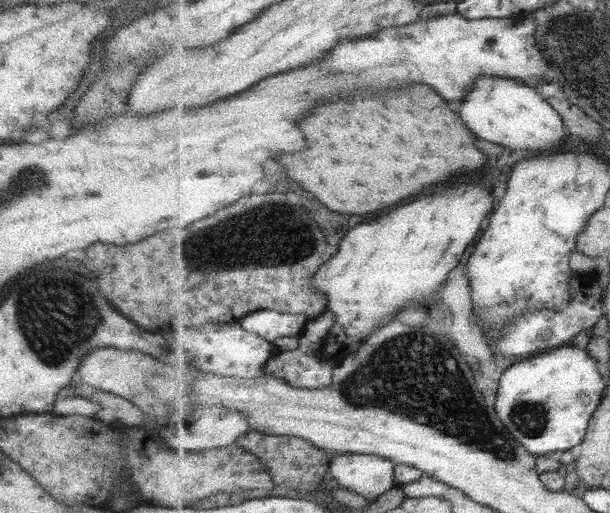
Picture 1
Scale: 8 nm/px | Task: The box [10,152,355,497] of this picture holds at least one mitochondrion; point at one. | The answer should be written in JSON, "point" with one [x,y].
{"point":[55,321]}

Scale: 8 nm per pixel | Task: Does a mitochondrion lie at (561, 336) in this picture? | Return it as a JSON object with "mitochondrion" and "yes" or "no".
{"mitochondrion":"no"}

